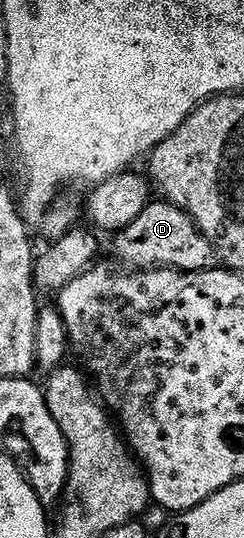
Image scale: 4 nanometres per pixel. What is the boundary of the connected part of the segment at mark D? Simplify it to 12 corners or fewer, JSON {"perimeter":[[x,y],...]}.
{"perimeter":[[181,206],[136,218],[136,263],[196,272],[215,246]]}

